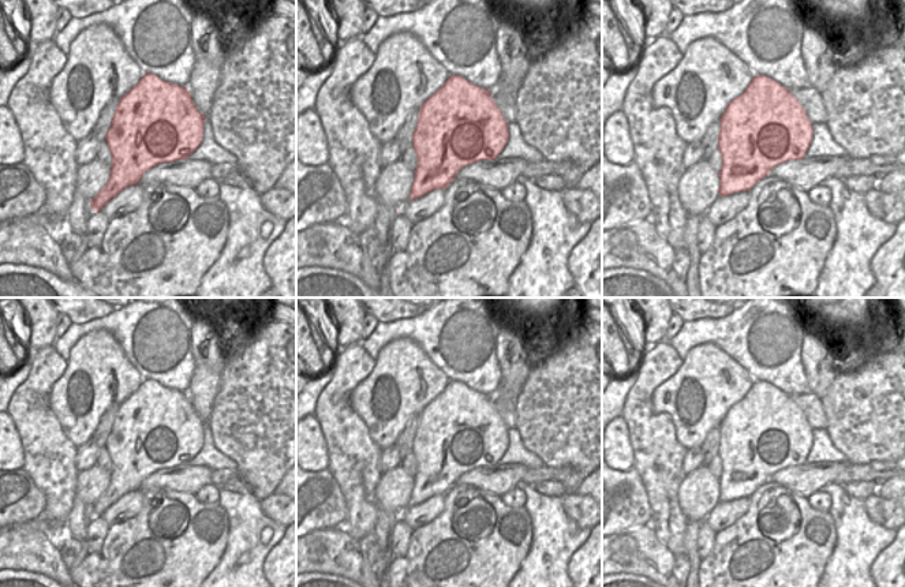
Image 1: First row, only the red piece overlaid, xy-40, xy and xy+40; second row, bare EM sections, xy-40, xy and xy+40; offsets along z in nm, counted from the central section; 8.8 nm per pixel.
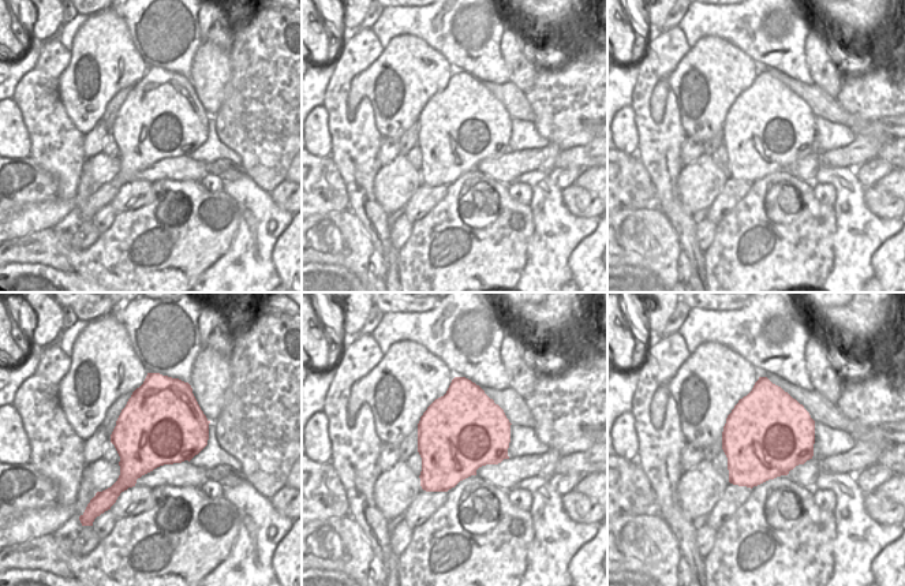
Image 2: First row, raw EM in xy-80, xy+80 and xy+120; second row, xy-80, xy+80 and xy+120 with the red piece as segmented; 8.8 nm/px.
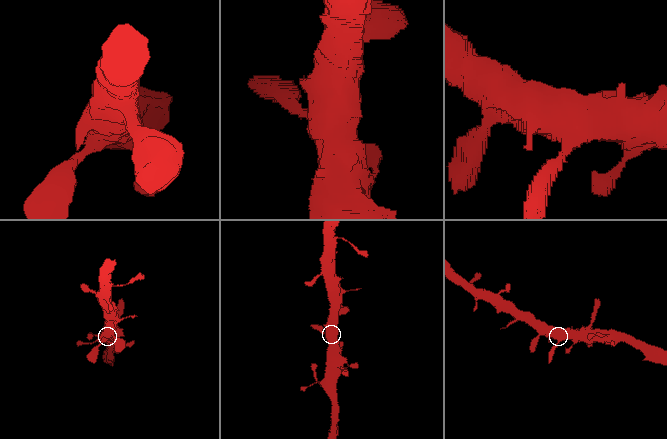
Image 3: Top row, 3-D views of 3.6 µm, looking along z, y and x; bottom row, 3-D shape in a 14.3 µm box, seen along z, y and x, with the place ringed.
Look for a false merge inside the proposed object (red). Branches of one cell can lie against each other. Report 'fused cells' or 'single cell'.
single cell

